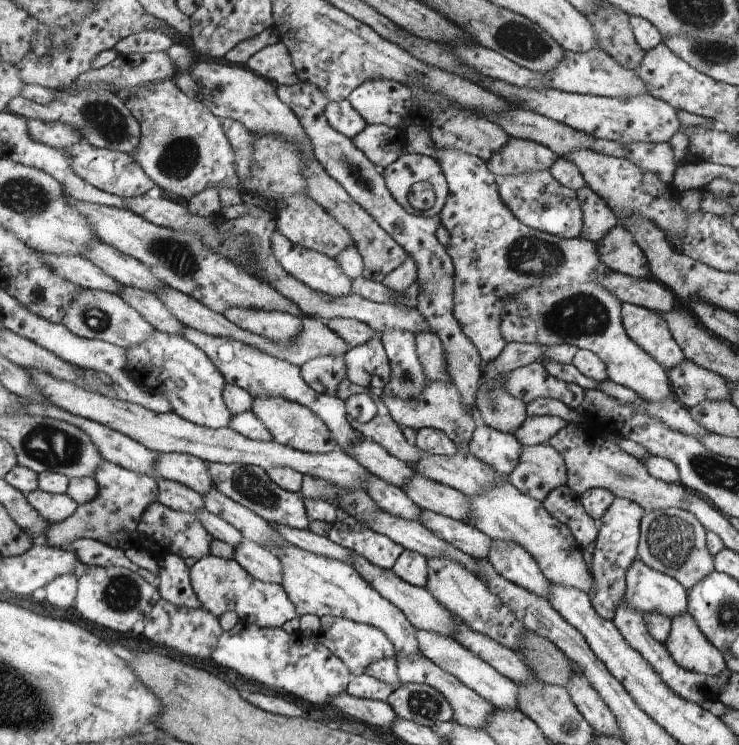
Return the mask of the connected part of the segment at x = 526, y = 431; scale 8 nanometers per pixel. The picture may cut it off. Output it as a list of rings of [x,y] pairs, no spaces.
[[[557,415],[528,416],[516,435],[523,445],[548,443],[560,430],[568,425]]]

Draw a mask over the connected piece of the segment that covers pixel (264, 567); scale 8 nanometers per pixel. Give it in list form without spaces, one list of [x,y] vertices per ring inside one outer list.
[[[243,539],[234,546],[232,556],[251,576],[257,580],[283,584],[282,560],[269,548],[251,539]]]

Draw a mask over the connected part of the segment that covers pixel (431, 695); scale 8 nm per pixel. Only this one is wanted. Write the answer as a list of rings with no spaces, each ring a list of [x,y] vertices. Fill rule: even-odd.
[[[402,683],[387,702],[399,717],[425,725],[455,720],[451,703],[439,690],[423,683]]]

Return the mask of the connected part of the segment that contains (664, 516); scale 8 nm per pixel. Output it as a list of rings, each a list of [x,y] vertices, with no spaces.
[[[675,507],[646,511],[640,529],[638,558],[649,567],[676,578],[687,590],[716,570],[715,557],[708,549],[708,531],[691,511]]]

